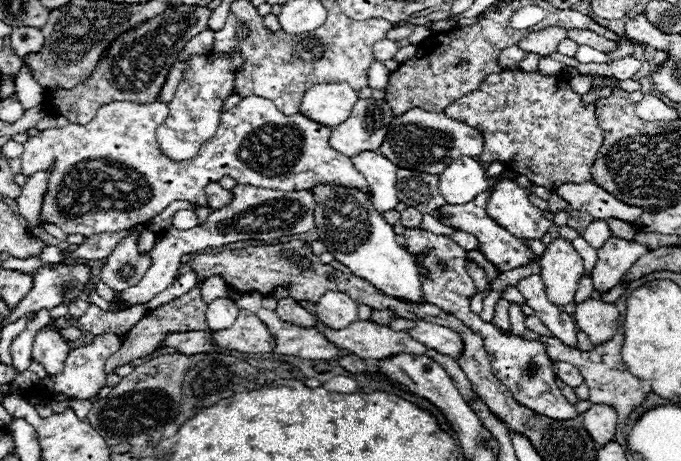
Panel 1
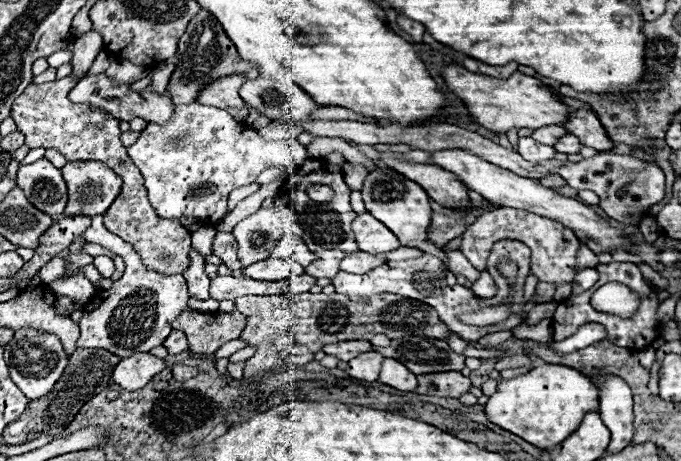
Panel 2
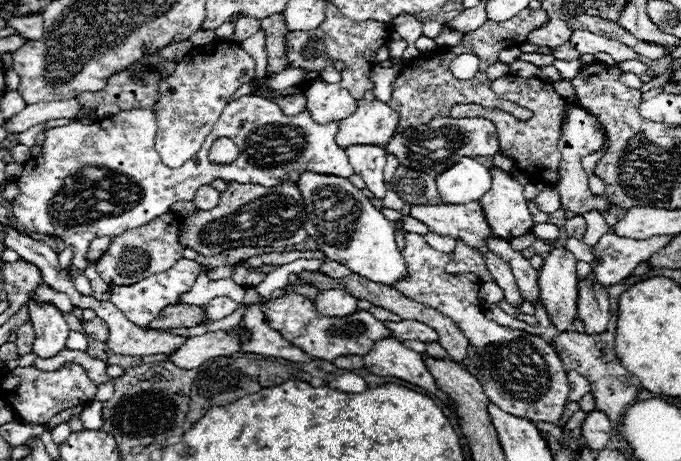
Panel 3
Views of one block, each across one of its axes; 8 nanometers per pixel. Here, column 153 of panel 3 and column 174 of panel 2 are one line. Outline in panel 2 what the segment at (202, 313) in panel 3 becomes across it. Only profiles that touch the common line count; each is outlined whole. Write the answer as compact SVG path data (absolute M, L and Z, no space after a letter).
M190 308L172 324L174 330L182 330L188 336L190 352L194 354L214 354L222 344L236 340L244 326L246 316L242 316L240 312L200 314Z

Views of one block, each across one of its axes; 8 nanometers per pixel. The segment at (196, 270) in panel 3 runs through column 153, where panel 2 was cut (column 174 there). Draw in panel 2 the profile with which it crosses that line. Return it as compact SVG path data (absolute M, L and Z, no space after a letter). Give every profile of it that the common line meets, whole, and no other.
M102 216L92 218L92 226L84 232L84 240L100 244L110 252L118 254L124 260L126 270L120 280L116 280L108 290L100 290L92 298L92 302L84 306L80 318L78 348L102 348L124 358L136 352L150 352L152 348L162 346L168 334L172 332L172 320L176 320L176 316L188 310L186 280L180 274L162 276L158 272L146 270L134 248L126 244L120 236L104 228Z

